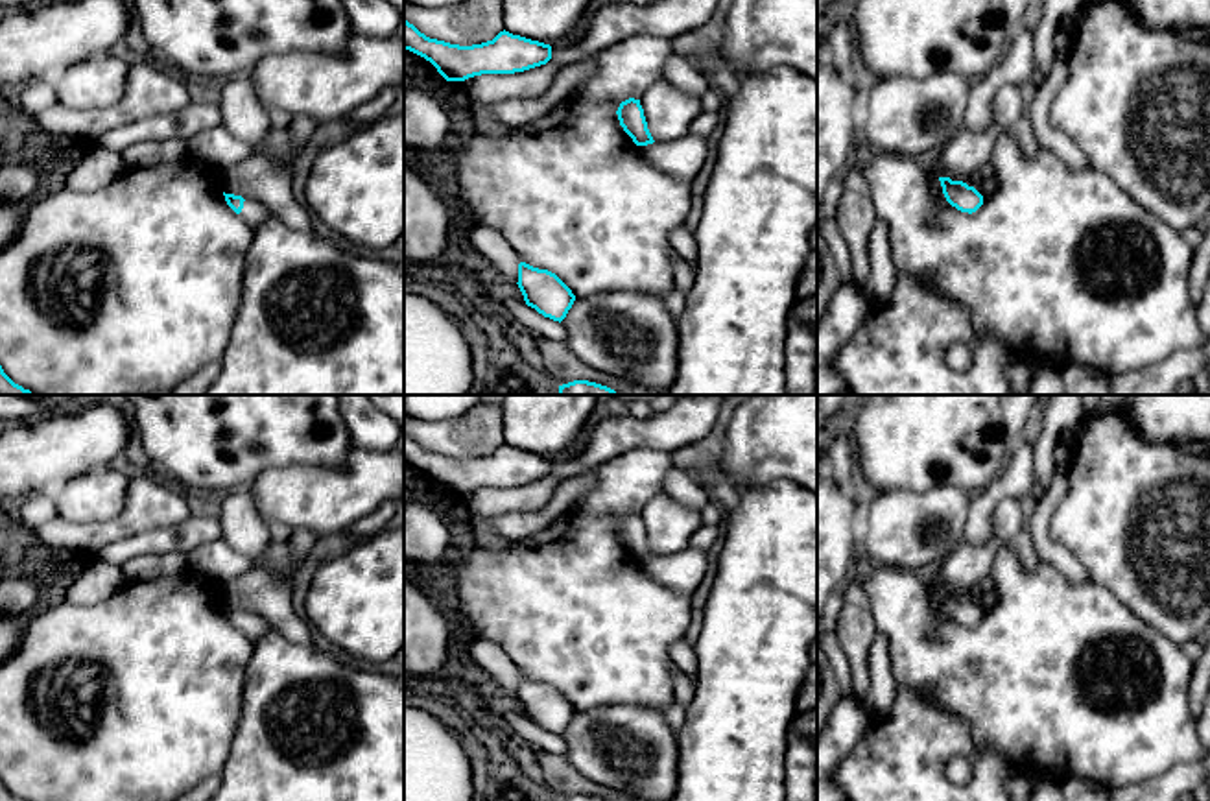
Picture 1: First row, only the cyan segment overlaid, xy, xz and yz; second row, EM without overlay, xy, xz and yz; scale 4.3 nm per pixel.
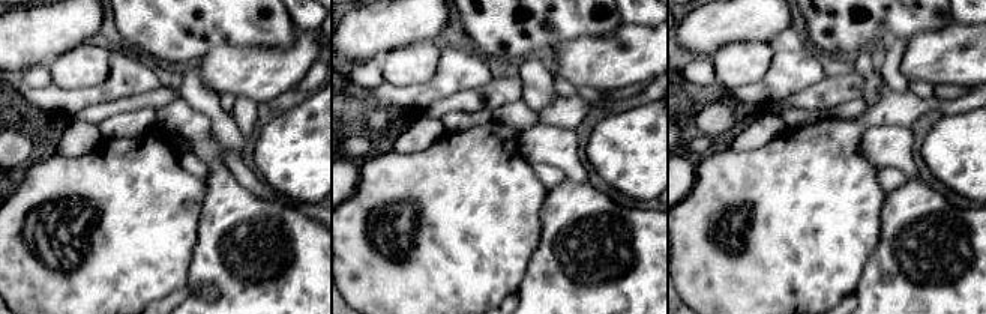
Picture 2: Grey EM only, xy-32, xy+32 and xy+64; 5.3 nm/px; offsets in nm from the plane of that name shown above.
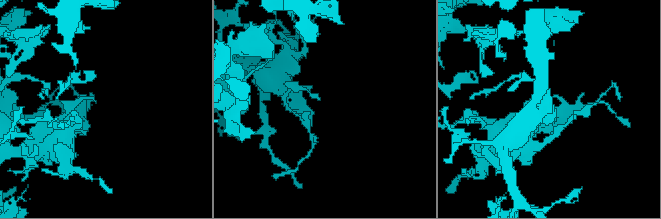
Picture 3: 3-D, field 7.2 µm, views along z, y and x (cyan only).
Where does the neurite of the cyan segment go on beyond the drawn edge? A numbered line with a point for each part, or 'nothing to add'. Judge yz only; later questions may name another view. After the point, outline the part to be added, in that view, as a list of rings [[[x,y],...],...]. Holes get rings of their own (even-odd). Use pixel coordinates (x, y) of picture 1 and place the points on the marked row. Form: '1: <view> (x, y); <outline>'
nothing to add

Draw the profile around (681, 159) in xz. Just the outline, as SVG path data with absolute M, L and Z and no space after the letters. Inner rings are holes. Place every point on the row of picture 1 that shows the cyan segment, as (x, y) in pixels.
M690 133L671 142L640 146L640 151L662 173L690 185L706 161L708 146L706 138Z

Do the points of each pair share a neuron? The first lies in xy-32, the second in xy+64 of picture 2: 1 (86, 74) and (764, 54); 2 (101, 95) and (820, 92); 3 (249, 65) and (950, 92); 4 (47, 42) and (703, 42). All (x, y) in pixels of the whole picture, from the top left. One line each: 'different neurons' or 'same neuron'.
1: same neuron
2: different neurons
3: different neurons
4: same neuron

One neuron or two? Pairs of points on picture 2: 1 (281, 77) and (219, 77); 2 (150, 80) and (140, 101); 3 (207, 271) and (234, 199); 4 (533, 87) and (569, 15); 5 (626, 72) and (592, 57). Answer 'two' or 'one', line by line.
1: one
2: two
3: one
4: two
5: one

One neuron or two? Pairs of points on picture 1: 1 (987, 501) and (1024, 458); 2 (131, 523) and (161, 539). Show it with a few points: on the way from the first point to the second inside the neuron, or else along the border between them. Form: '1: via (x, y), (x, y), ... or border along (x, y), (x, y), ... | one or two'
1: via (998, 490), (1019, 469) | one
2: border along (187, 517), (106, 547) | two

